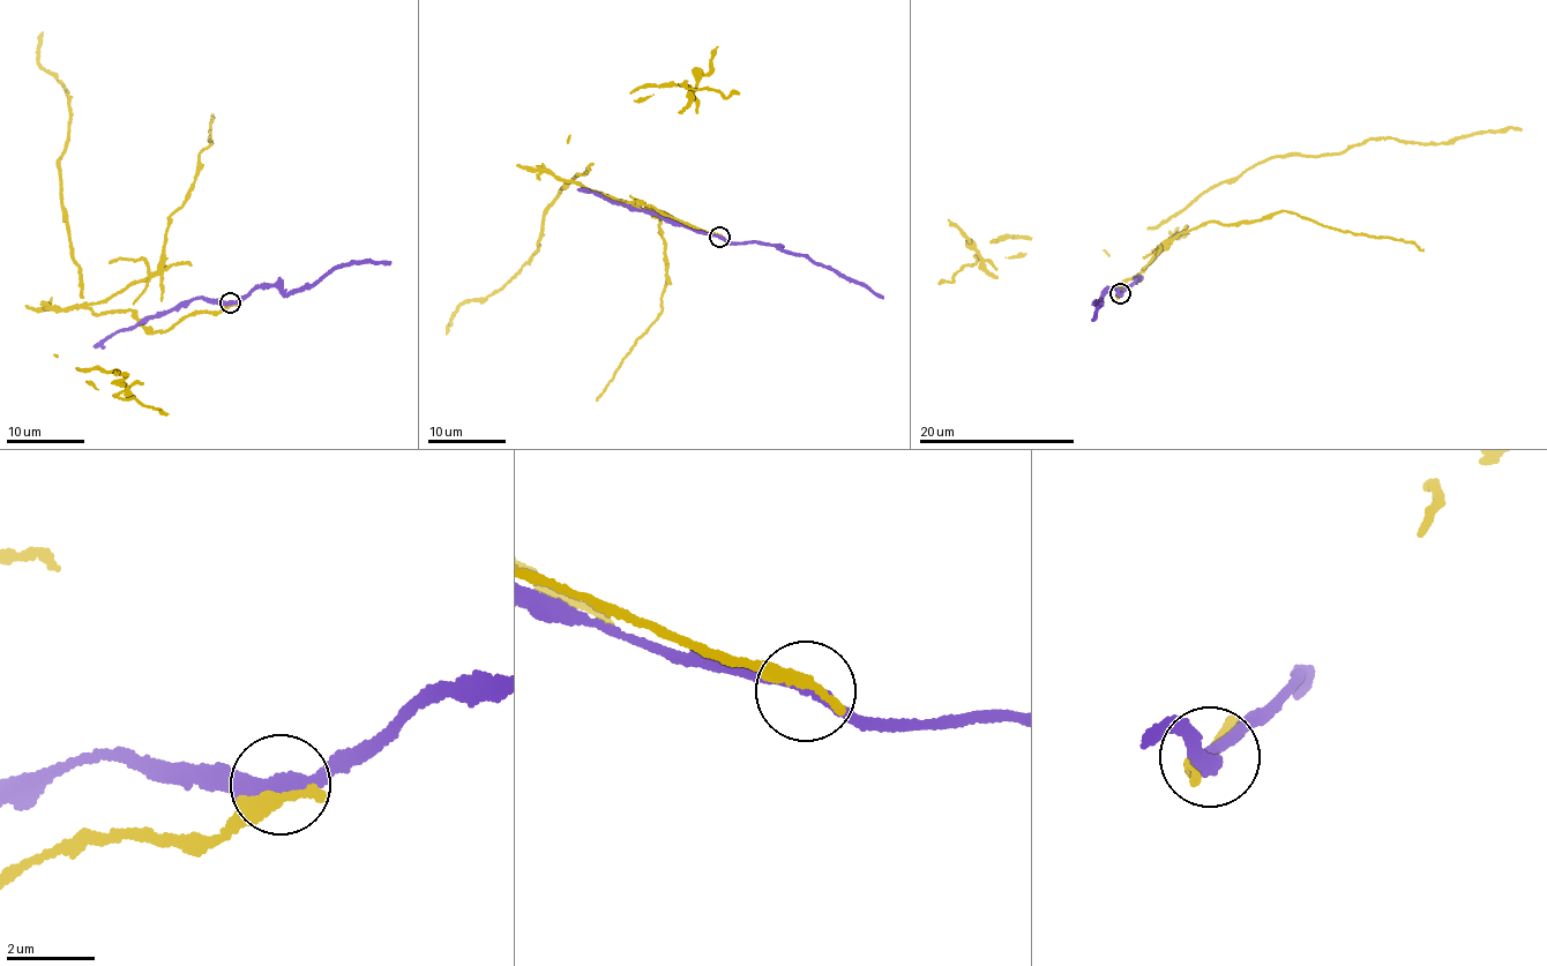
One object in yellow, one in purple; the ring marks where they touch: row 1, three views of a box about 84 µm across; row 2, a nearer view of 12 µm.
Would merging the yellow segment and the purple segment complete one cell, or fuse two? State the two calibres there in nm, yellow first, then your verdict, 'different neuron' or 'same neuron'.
400 nm thick on the yellow side, 280 nm on the other; different neuron

